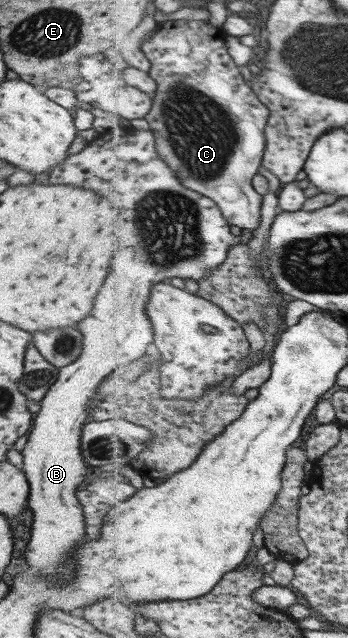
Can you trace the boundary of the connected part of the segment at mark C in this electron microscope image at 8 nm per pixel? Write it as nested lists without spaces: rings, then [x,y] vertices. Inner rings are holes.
[[[179,19],[177,21],[164,22],[155,33],[143,42],[142,50],[145,52],[145,56],[152,62],[150,75],[158,84],[157,92],[153,97],[154,103],[151,112],[146,116],[144,125],[156,132],[157,148],[161,146],[159,150],[163,150],[163,152],[159,152],[159,156],[161,156],[161,160],[165,160],[171,166],[171,170],[177,174],[177,178],[181,180],[181,184],[215,200],[229,225],[251,231],[255,236],[255,231],[259,230],[262,226],[264,196],[254,187],[254,178],[255,175],[259,174],[259,168],[263,164],[267,150],[266,128],[270,118],[270,108],[257,96],[257,93],[251,88],[250,84],[245,81],[241,70],[237,67],[238,64],[235,63],[232,56],[229,56],[229,48],[225,46],[227,44],[227,37],[229,36],[221,27],[217,28],[217,26],[213,26],[208,21]]]

